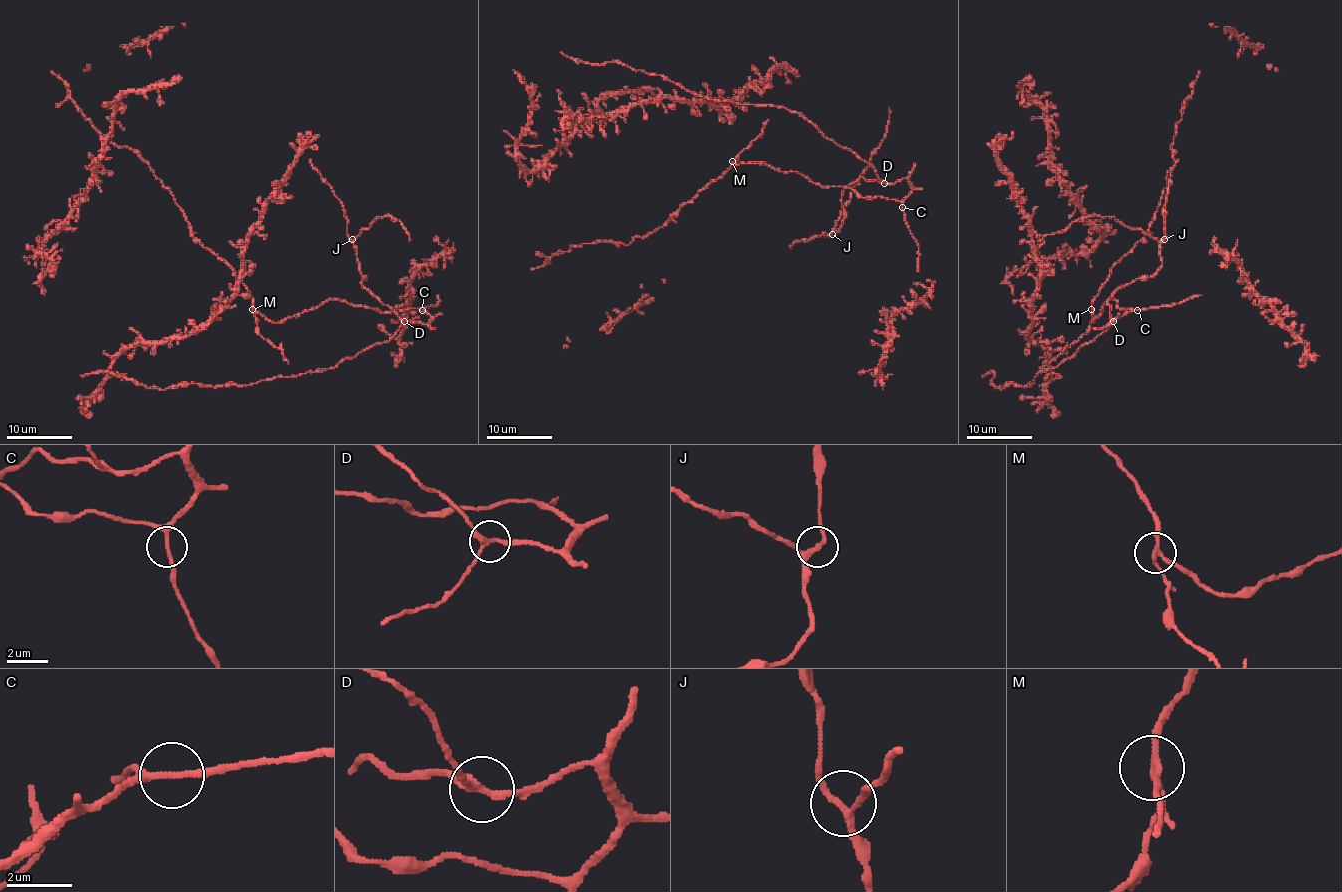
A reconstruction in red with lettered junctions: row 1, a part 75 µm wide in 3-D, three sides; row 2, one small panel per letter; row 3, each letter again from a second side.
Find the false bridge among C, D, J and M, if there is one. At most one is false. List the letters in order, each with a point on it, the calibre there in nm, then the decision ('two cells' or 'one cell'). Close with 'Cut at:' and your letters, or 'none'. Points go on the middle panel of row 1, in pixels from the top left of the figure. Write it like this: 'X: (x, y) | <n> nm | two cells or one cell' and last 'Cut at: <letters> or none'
C: (902, 207) | 180 nm | one cell
D: (884, 183) | 240 nm | one cell
J: (832, 234) | 190 nm | one cell
M: (732, 161) | 180 nm | two cells
Cut at: M

